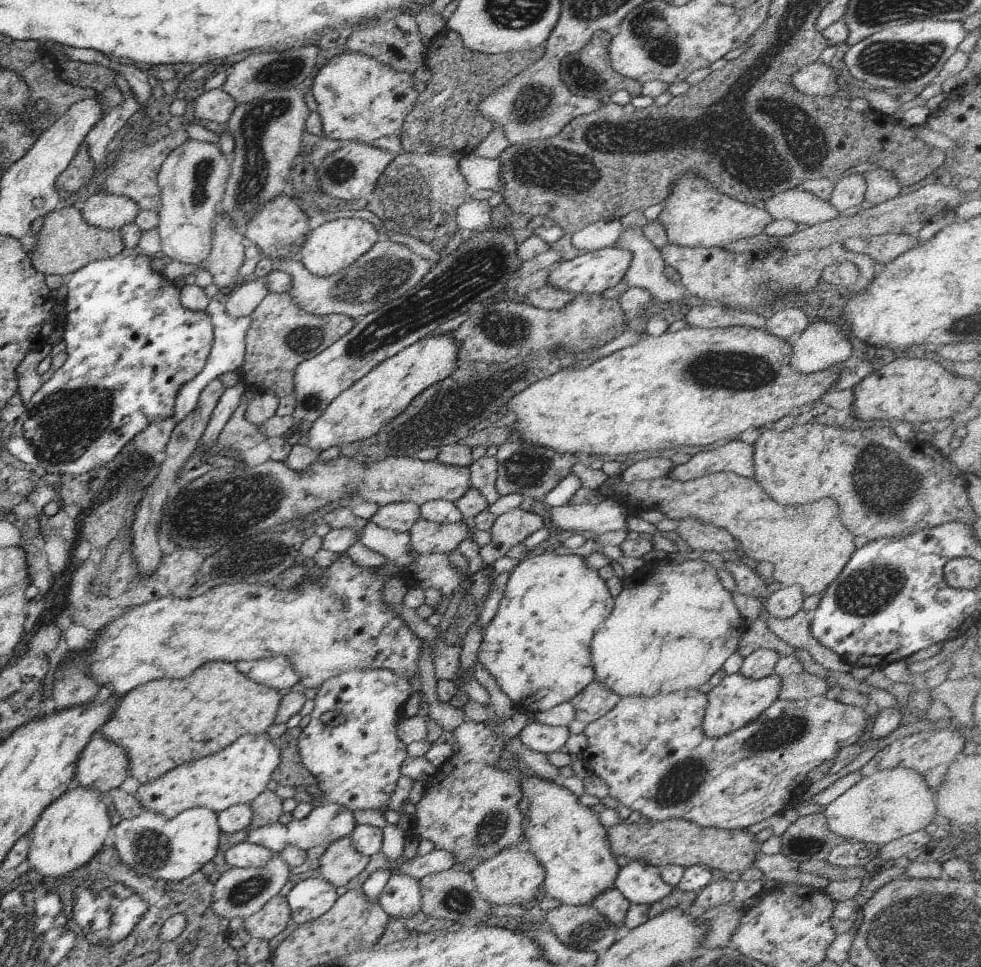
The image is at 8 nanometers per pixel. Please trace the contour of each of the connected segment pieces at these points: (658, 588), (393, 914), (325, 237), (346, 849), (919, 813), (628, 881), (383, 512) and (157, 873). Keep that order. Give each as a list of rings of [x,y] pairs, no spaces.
[[[669,559],[654,561],[644,570],[636,572],[632,578],[625,579],[623,589],[616,598],[614,598],[614,608],[612,614],[598,626],[594,632],[594,638],[590,642],[590,658],[592,658],[592,670],[594,670],[594,681],[608,686],[612,692],[618,696],[654,696],[660,693],[671,693],[684,689],[698,689],[702,684],[706,684],[710,678],[722,668],[726,660],[738,652],[738,642],[744,634],[747,621],[740,616],[732,592],[726,590],[718,577],[718,569],[711,564],[701,560],[686,560],[680,564],[670,562]]]
[[[391,872],[390,880],[384,886],[379,900],[380,906],[390,919],[407,920],[421,910],[422,892],[418,881],[416,878]]]
[[[336,218],[308,232],[298,258],[306,270],[319,278],[326,278],[356,262],[378,241],[378,232],[372,224],[358,218]]]
[[[352,836],[331,843],[319,858],[320,874],[334,886],[346,886],[358,876],[370,861],[370,856],[360,854],[352,844]]]
[[[893,767],[865,776],[840,798],[828,804],[823,812],[828,828],[846,838],[846,841],[880,846],[930,825],[937,814],[936,797],[933,788],[928,786],[926,779],[916,770]]]
[[[630,860],[619,868],[615,886],[622,896],[632,904],[648,904],[662,900],[673,887],[662,880],[662,870],[644,860]]]
[[[400,501],[378,507],[371,521],[383,529],[409,532],[421,519],[420,506],[415,502]]]
[[[204,807],[184,810],[172,820],[158,812],[143,809],[136,818],[122,819],[115,827],[112,844],[122,862],[130,864],[140,874],[166,881],[188,878],[210,862],[218,853],[222,833],[218,826],[218,814]]]

